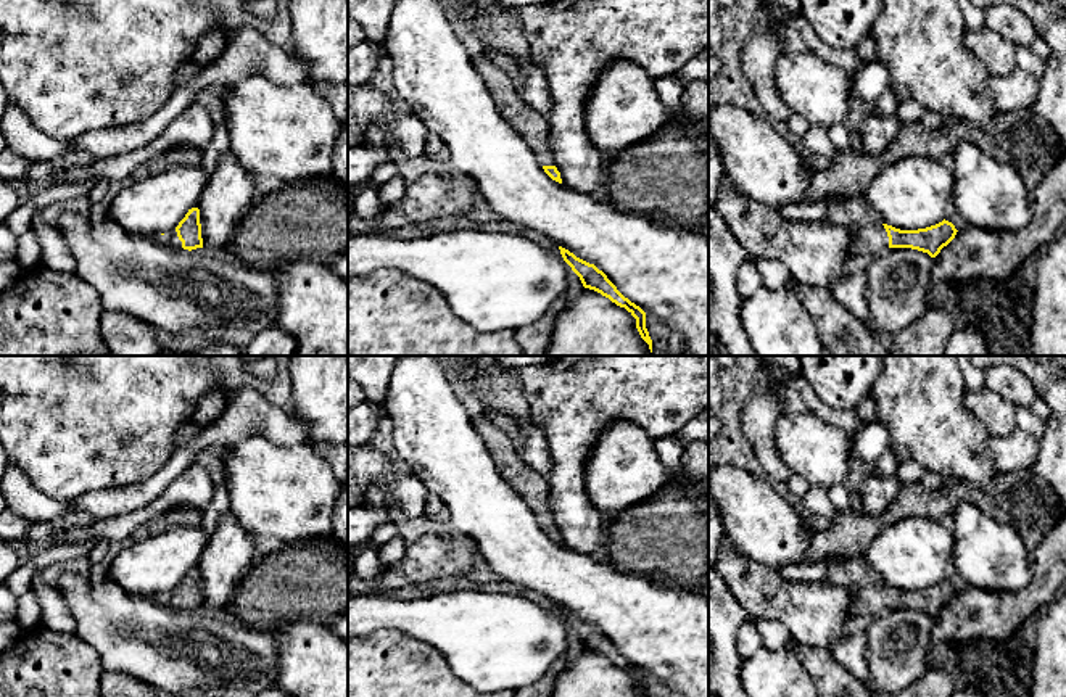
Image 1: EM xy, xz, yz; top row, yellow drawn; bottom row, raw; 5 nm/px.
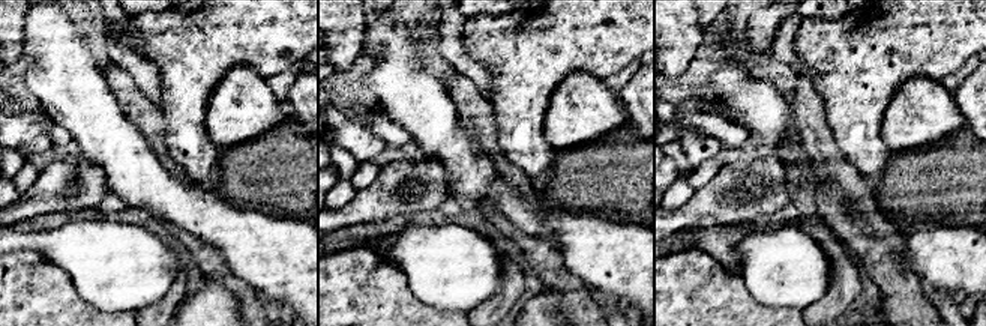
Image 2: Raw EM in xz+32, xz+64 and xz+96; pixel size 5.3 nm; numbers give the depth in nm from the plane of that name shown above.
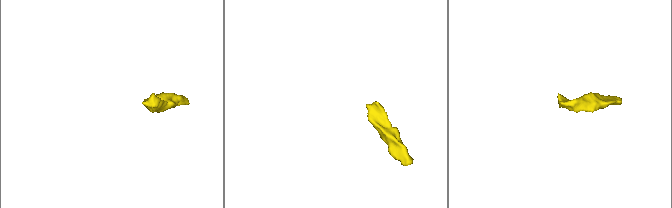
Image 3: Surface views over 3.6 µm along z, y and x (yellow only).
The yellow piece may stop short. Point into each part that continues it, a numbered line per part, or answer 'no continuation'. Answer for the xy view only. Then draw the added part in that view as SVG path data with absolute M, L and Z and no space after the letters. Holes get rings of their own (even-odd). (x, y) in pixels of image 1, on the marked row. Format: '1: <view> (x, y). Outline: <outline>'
1: xy (171, 239). Outline: M171 230L171 232L164 233L164 235L158 235L158 237L155 237L155 240L163 241L163 243L166 243L169 246L177 248L177 250L184 250L182 241L179 240L176 230Z

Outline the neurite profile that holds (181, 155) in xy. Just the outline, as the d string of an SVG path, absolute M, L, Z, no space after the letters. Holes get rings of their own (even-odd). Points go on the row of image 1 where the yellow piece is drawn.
M176 146L166 151L163 156L158 156L147 164L142 164L135 172L134 179L147 179L156 175L171 166L198 166L201 161L203 151L193 146Z

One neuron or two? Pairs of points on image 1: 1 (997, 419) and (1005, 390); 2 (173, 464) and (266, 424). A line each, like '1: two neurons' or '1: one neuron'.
1: two neurons
2: one neuron

